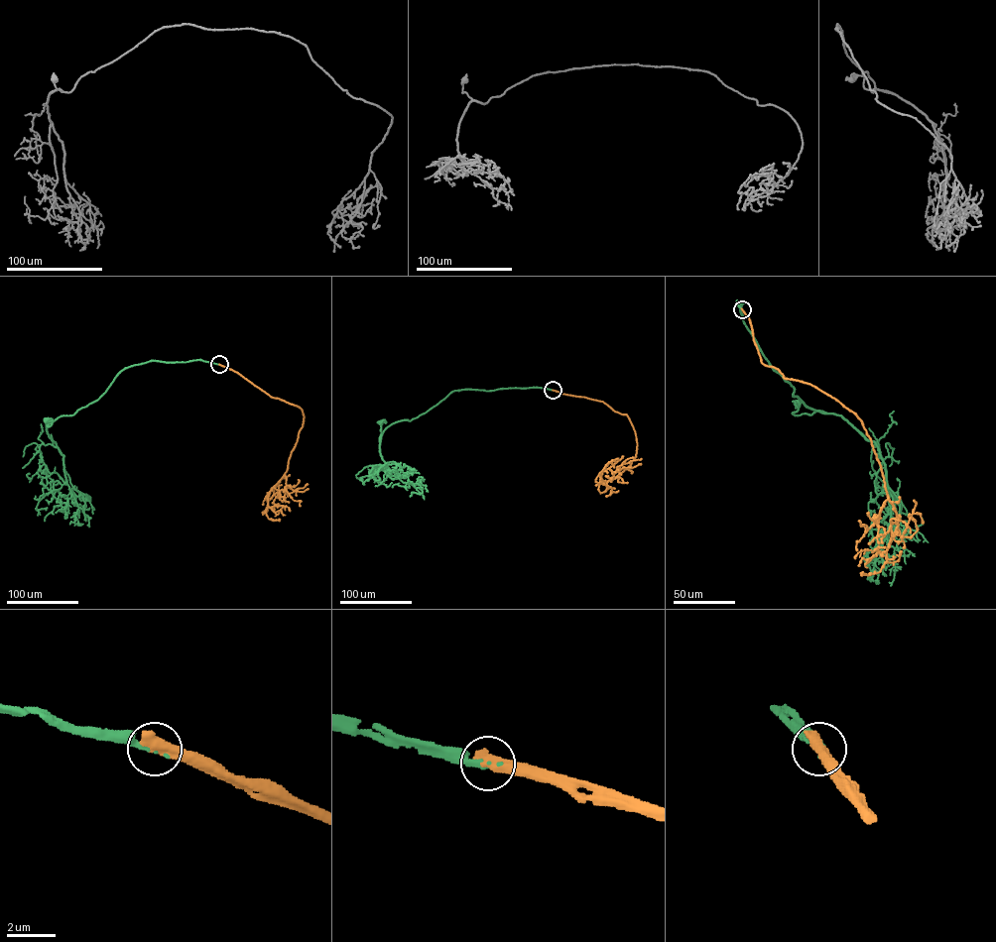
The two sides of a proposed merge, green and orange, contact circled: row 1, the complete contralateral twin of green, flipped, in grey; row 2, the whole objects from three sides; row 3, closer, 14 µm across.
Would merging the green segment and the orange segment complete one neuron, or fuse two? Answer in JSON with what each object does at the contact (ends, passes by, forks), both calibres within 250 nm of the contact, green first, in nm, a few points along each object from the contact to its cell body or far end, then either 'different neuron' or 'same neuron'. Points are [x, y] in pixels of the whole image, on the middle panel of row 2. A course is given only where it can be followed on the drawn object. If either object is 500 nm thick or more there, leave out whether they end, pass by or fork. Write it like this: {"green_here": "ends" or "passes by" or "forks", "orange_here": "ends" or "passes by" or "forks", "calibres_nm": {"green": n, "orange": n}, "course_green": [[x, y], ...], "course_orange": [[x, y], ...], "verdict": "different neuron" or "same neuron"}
{"calibres_nm": {"green": 280, "orange": 650}, "course_green": [[553, 390], [454, 390], [426, 412], [410, 420], [395, 421], [382, 433], [381, 423], [386, 421], [380, 422]], "course_orange": [[553, 390], [602, 402], [626, 413], [635, 433], [636, 456], [620, 474], [603, 481], [602, 472], [623, 456]], "verdict": "same neuron"}

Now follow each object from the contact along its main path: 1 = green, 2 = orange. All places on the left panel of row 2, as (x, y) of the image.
1: (219, 365), (152, 360), (125, 367), (97, 400), (50, 426), (53, 421), (47, 420)
2: (219, 365), (272, 397), (302, 410), (303, 426), (287, 471), (268, 498), (269, 507), (286, 506), (290, 511)

